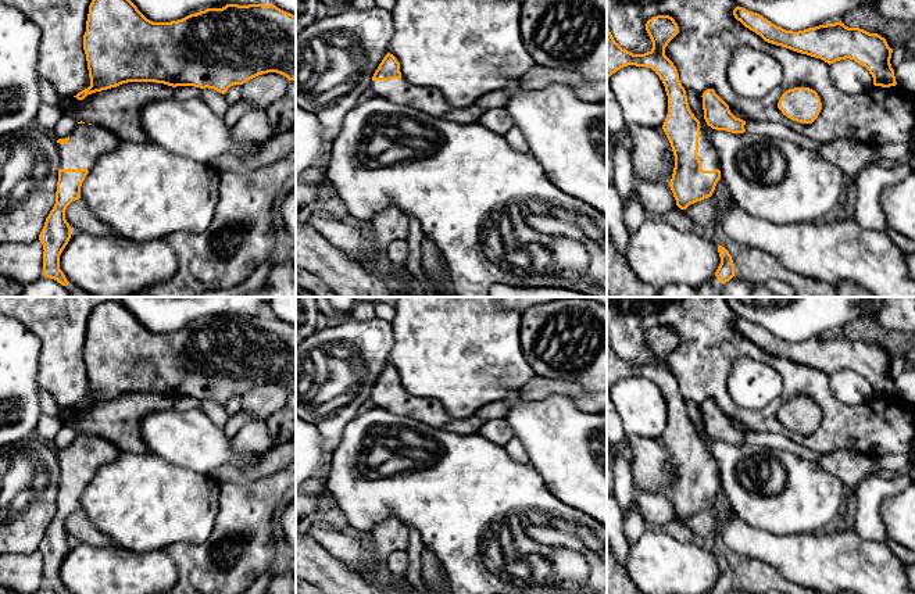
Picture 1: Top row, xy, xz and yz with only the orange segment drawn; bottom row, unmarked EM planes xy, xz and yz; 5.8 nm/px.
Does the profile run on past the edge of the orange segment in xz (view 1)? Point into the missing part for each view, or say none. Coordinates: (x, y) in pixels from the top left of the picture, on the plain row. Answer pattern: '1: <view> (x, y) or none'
1: xz (428, 411)

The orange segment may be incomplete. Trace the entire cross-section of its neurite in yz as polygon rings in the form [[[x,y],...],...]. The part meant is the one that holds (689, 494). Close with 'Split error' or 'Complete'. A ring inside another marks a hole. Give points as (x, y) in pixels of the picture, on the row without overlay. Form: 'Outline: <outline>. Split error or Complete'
Outline: [[[657,326],[647,332],[646,341],[653,359],[644,365],[633,365],[622,359],[607,339],[607,389],[623,377],[636,376],[651,379],[662,391],[668,407],[668,425],[662,440],[675,466],[669,497],[676,516],[686,520],[690,515],[712,507],[721,490],[721,473],[689,418],[676,377],[665,366],[665,358],[679,344],[678,334],[669,326]]]. Split error

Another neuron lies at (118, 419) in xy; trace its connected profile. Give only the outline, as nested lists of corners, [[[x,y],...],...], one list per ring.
[[[128,393],[117,398],[87,405],[83,411],[74,407],[58,409],[57,418],[76,433],[107,439],[122,452],[150,452],[140,433],[140,421],[153,414],[174,408],[175,398],[156,393]]]

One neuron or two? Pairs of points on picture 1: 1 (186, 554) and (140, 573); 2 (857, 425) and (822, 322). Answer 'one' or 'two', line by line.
1: two
2: two

